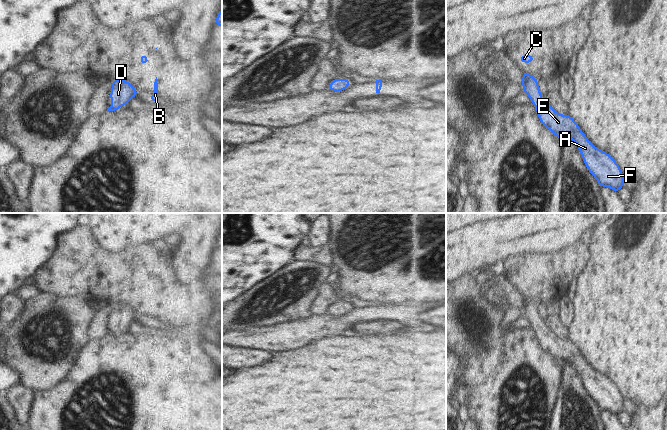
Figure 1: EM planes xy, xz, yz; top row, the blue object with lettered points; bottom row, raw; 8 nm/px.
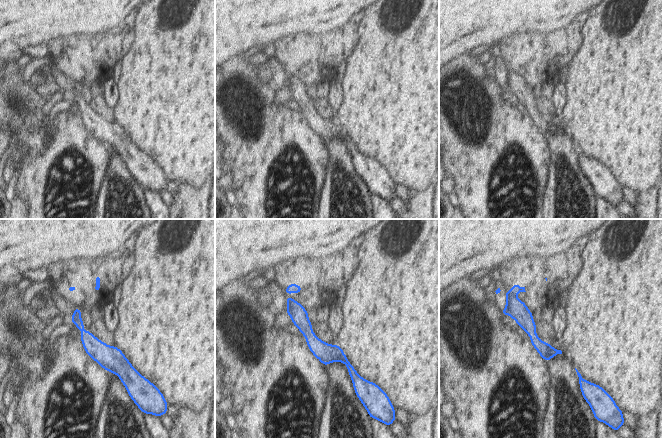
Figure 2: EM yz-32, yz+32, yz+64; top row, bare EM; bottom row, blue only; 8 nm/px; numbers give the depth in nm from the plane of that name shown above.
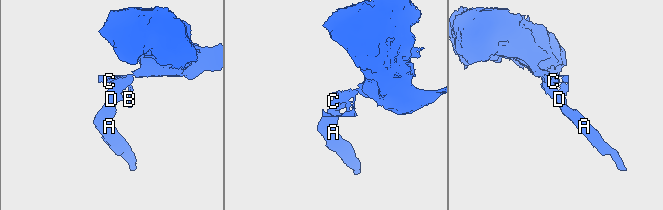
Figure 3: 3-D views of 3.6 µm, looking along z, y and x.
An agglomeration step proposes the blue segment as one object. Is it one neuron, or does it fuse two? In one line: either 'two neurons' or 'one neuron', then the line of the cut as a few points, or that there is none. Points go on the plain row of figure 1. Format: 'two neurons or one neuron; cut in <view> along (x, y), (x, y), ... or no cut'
one neuron; no cut

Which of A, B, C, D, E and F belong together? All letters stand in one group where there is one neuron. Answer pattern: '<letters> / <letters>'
A B C D E F

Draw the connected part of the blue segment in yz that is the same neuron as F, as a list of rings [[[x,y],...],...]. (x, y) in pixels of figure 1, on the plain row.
[[[523,296],[521,305],[523,316],[529,320],[531,327],[535,329],[537,339],[542,349],[549,353],[558,362],[566,361],[572,363],[576,370],[579,372],[588,395],[595,401],[599,410],[601,412],[604,410],[609,411],[618,417],[618,415],[624,411],[625,400],[617,386],[608,377],[593,370],[590,364],[588,364],[585,358],[581,355],[579,349],[570,339],[559,338],[542,324],[543,321],[538,310],[539,305],[537,305],[531,298]]]

